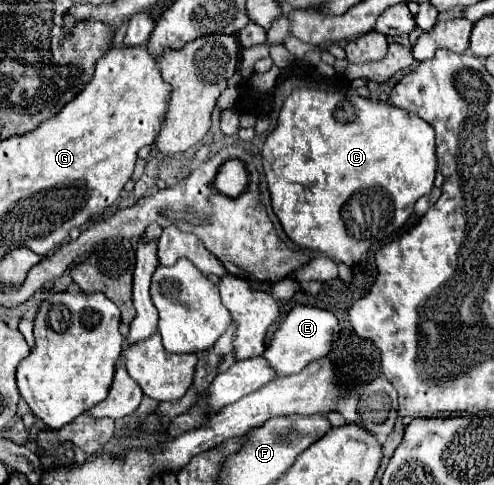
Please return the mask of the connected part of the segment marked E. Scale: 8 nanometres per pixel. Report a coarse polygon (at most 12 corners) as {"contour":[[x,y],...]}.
{"contour":[[296,306],[262,356],[278,376],[330,352],[332,312]]}

